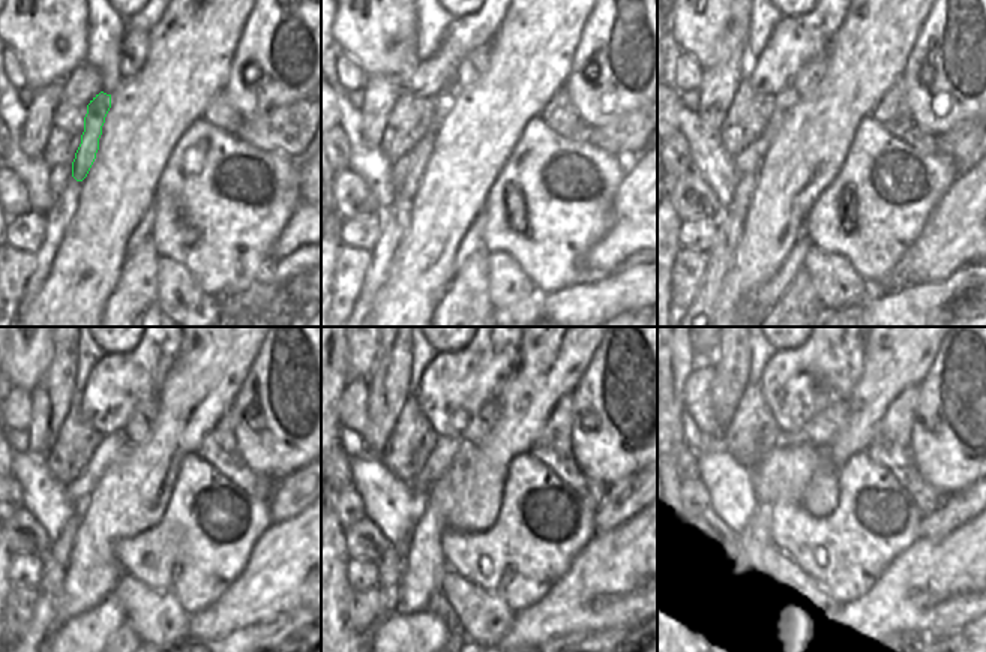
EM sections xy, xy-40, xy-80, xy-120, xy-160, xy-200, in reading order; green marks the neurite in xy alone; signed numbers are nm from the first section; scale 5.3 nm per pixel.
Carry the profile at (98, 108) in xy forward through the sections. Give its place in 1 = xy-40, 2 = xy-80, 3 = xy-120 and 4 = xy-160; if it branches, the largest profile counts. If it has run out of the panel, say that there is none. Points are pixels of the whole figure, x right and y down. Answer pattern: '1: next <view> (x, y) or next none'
1: next xy-40 (420, 153)
2: next xy-80 (740, 201)
3: next xy-120 (60, 549)
4: next xy-160 (390, 568)

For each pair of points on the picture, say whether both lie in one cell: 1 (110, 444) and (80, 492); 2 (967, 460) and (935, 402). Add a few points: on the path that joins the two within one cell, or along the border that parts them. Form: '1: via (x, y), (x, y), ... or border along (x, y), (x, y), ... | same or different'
1: via (104, 456), (87, 480) | same
2: via (964, 445), (964, 430), (950, 417) | same

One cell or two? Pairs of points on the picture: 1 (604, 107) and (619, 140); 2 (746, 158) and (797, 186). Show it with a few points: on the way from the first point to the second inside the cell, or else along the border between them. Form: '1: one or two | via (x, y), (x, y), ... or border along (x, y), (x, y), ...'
1: two | border along (641, 105), (601, 126), (592, 128)
2: two | border along (776, 134), (757, 167)

